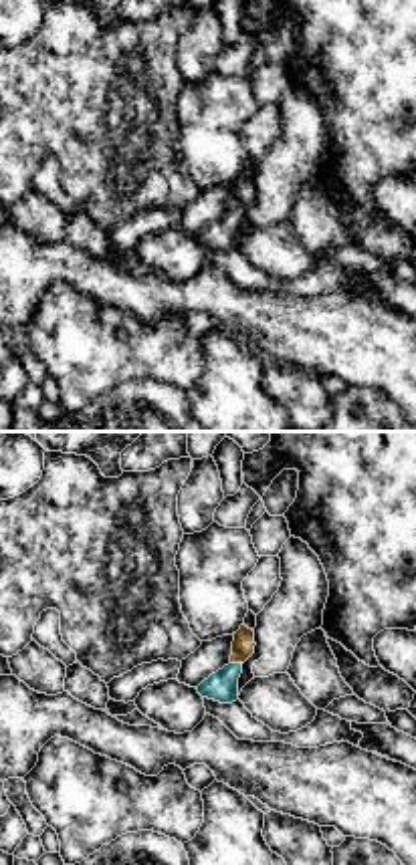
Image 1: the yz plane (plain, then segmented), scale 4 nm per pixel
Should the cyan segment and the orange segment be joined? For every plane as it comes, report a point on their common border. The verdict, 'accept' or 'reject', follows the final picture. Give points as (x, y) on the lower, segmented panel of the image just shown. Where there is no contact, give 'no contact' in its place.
meets cyan at (237, 664)

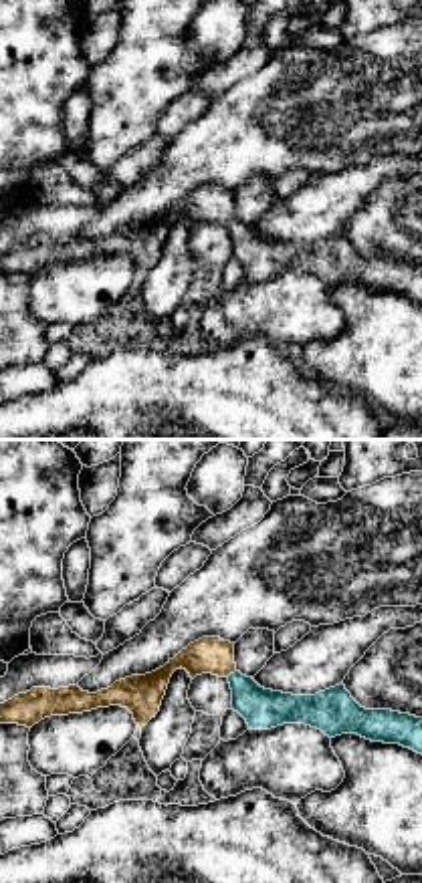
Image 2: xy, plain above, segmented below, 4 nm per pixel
meets cyan at (231, 674)

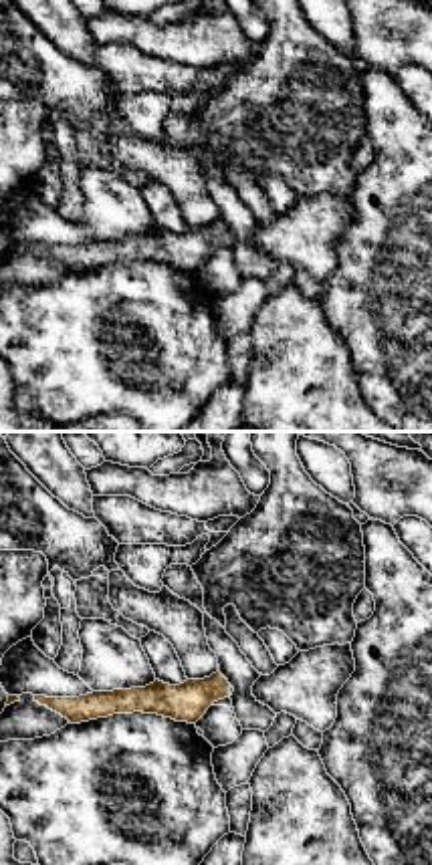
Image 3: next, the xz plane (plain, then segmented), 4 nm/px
meets cyan at (231, 690)

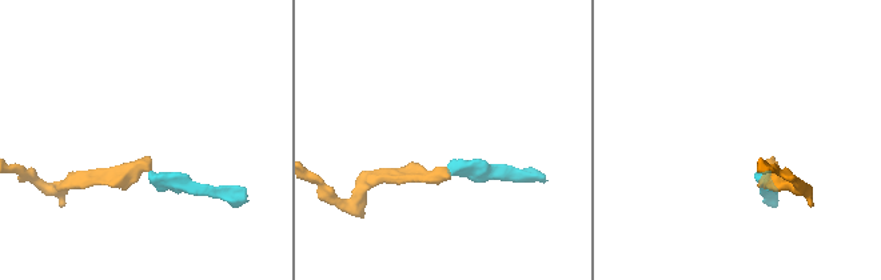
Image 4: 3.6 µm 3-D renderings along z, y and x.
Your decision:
accept

